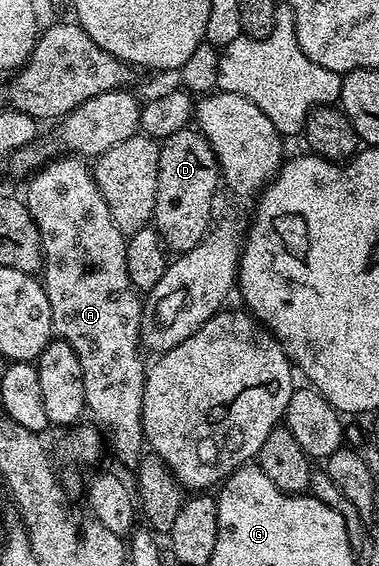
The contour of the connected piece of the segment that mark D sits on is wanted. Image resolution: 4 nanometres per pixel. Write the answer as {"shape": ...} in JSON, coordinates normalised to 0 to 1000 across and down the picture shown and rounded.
{"shape":[[[491,221],[470,228],[470,235],[449,235],[449,242],[422,253],[417,341],[401,394],[433,429],[435,445],[470,452],[538,424],[565,392],[559,350],[583,330],[580,288],[554,249],[544,249],[525,228]]]}

